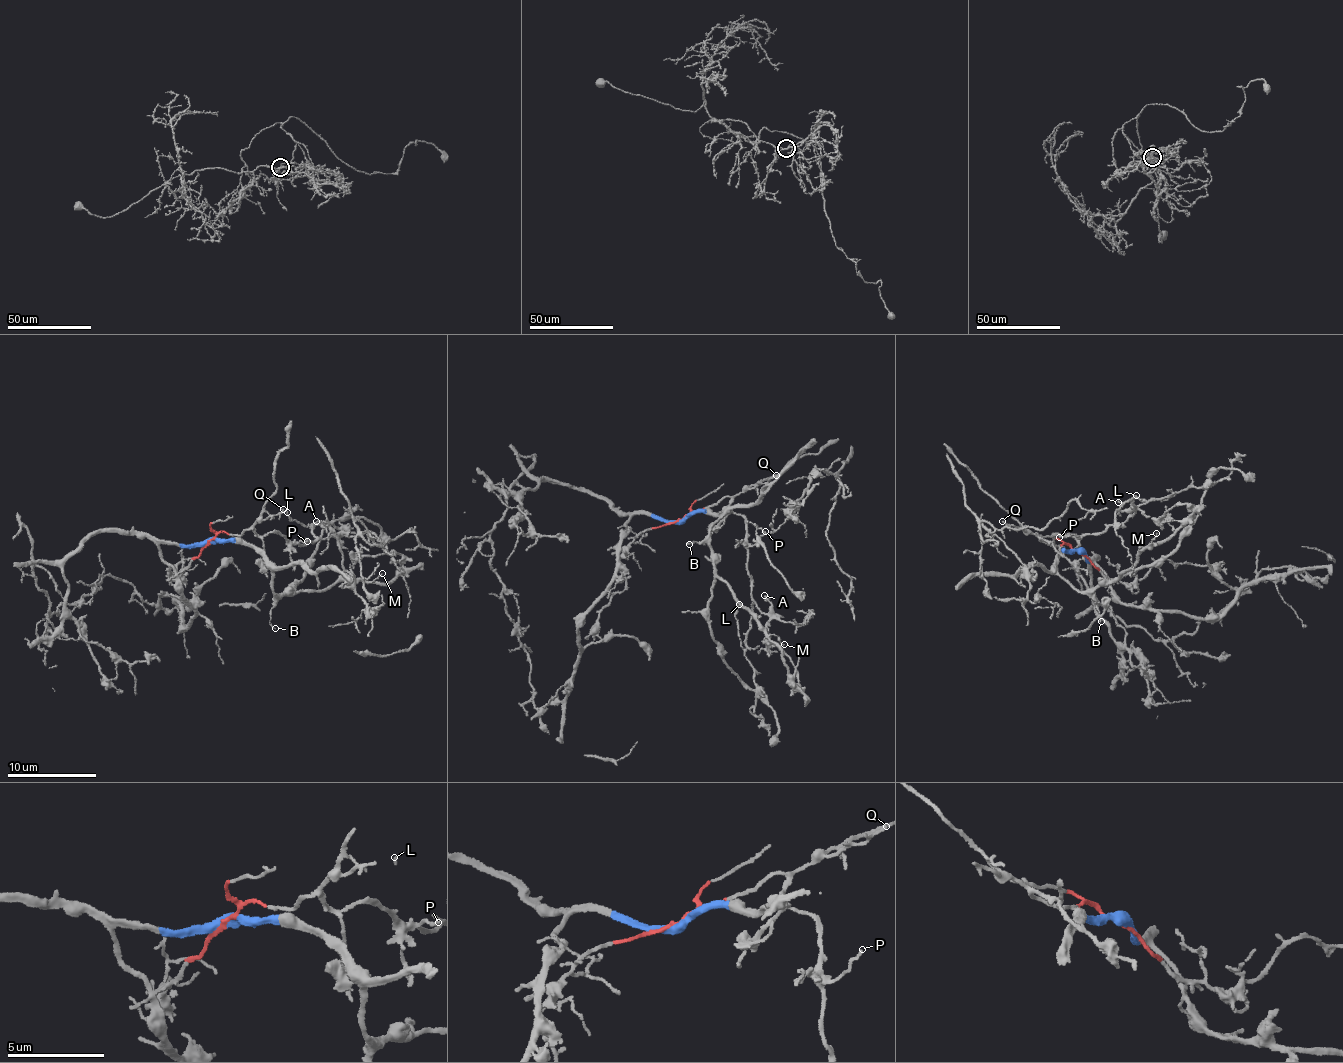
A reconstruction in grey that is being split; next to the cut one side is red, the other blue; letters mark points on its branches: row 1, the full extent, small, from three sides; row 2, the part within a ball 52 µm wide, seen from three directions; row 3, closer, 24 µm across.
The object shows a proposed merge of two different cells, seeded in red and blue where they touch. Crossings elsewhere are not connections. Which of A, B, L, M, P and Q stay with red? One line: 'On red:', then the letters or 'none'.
On red: A, L, P, Q

